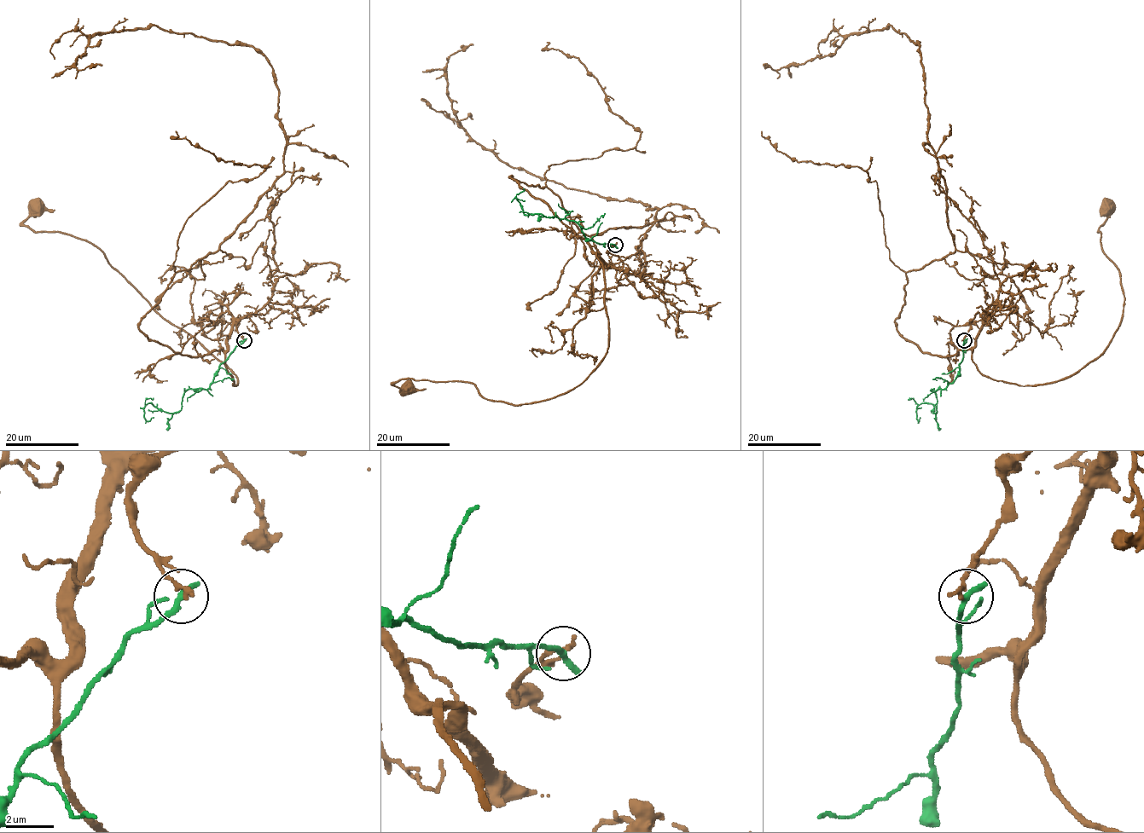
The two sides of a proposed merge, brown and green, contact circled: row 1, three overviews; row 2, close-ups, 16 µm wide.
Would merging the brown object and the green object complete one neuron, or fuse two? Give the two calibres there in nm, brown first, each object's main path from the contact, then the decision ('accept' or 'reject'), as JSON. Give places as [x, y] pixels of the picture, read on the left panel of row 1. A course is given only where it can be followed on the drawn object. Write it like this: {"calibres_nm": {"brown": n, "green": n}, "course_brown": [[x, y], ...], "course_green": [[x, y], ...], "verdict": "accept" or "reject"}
{"calibres_nm": {"brown": 240, "green": 320}, "course_brown": [[244, 340], [236, 324], [252, 313], [227, 341], [234, 386], [233, 373], [93, 245], [29, 228], [36, 209]], "course_green": [[243, 340], [219, 366], [207, 389], [186, 391], [178, 412], [166, 413], [147, 403], [144, 418], [153, 417]], "verdict": "reject"}

